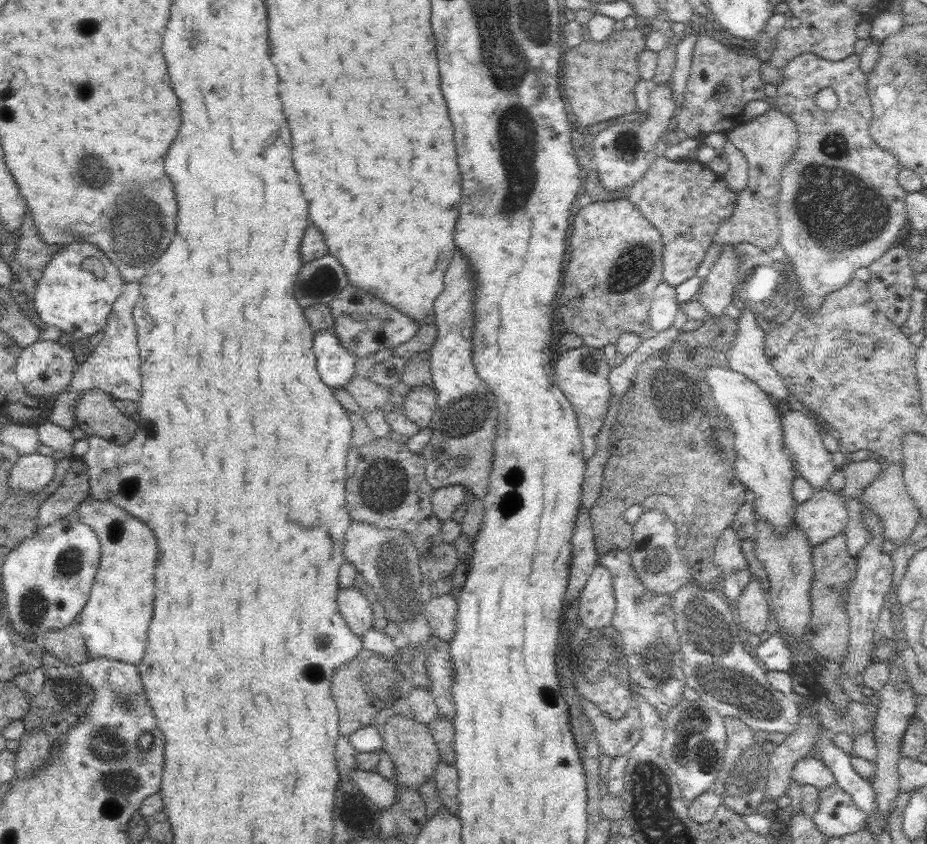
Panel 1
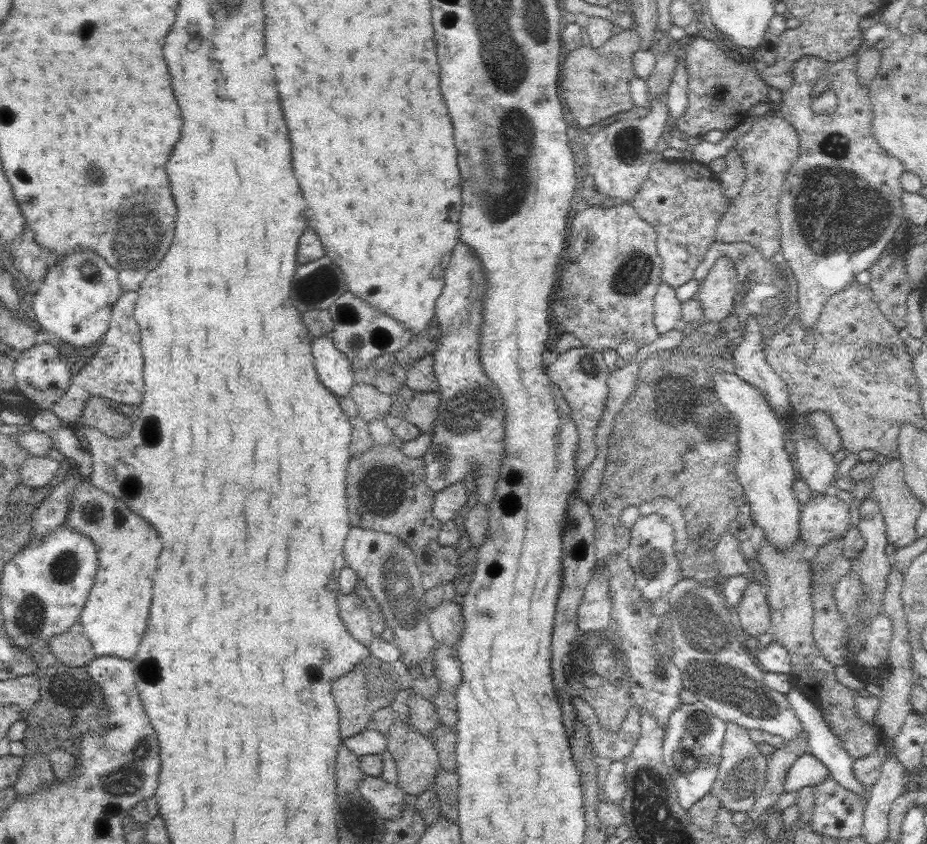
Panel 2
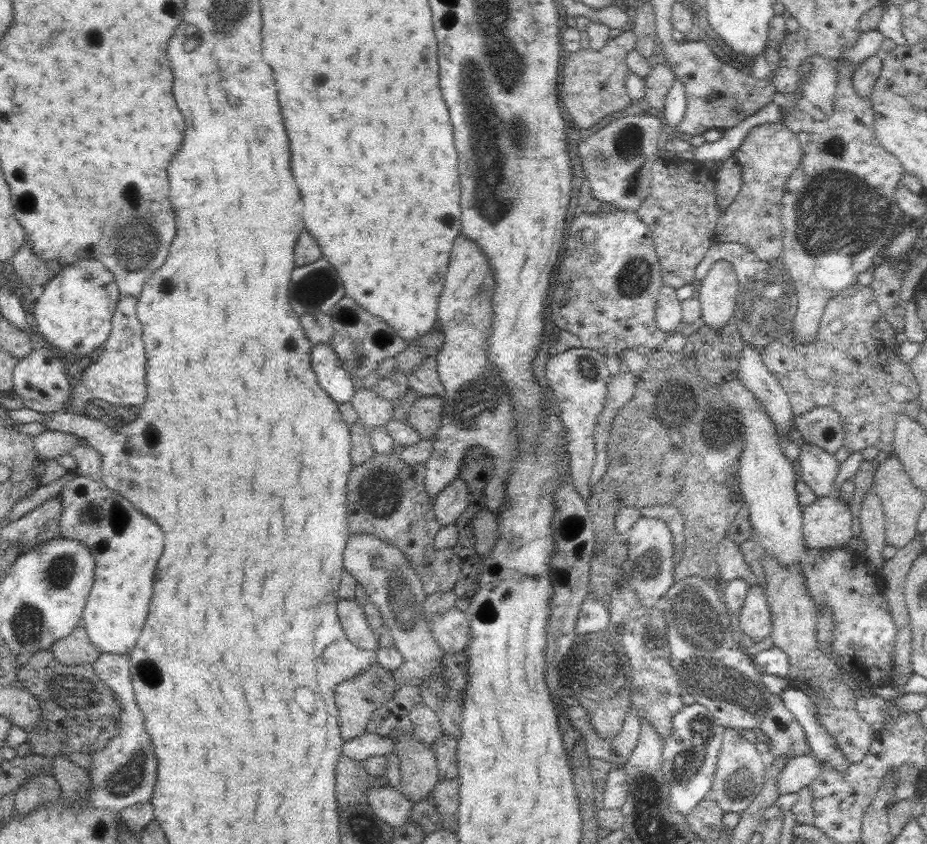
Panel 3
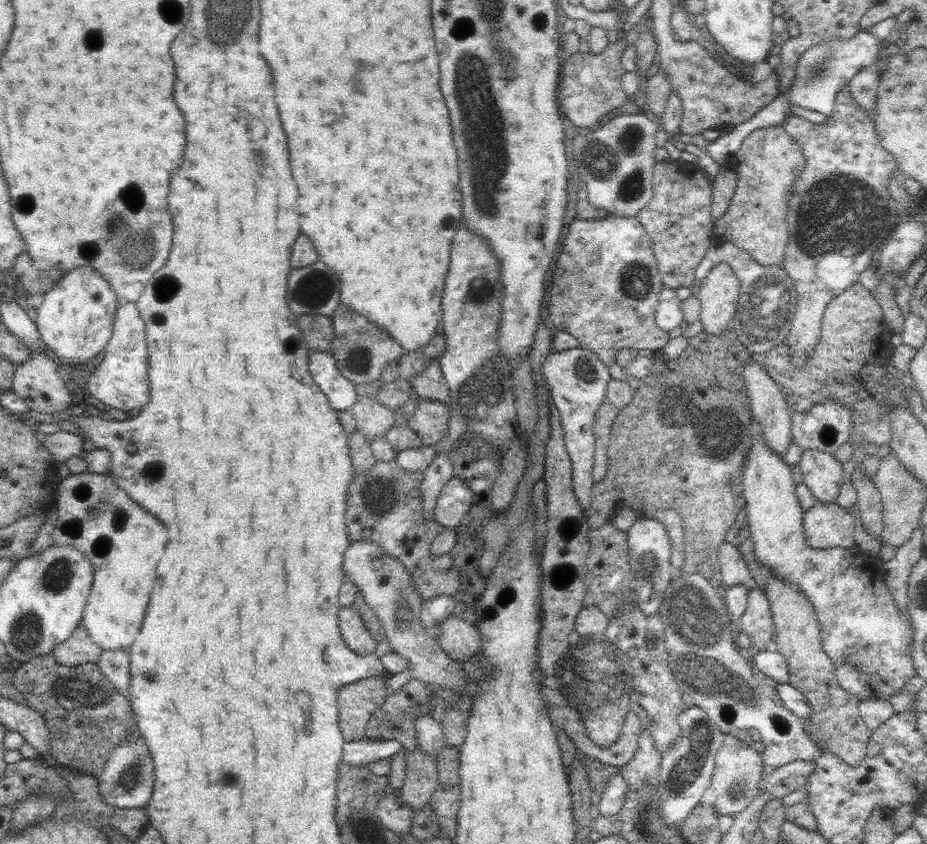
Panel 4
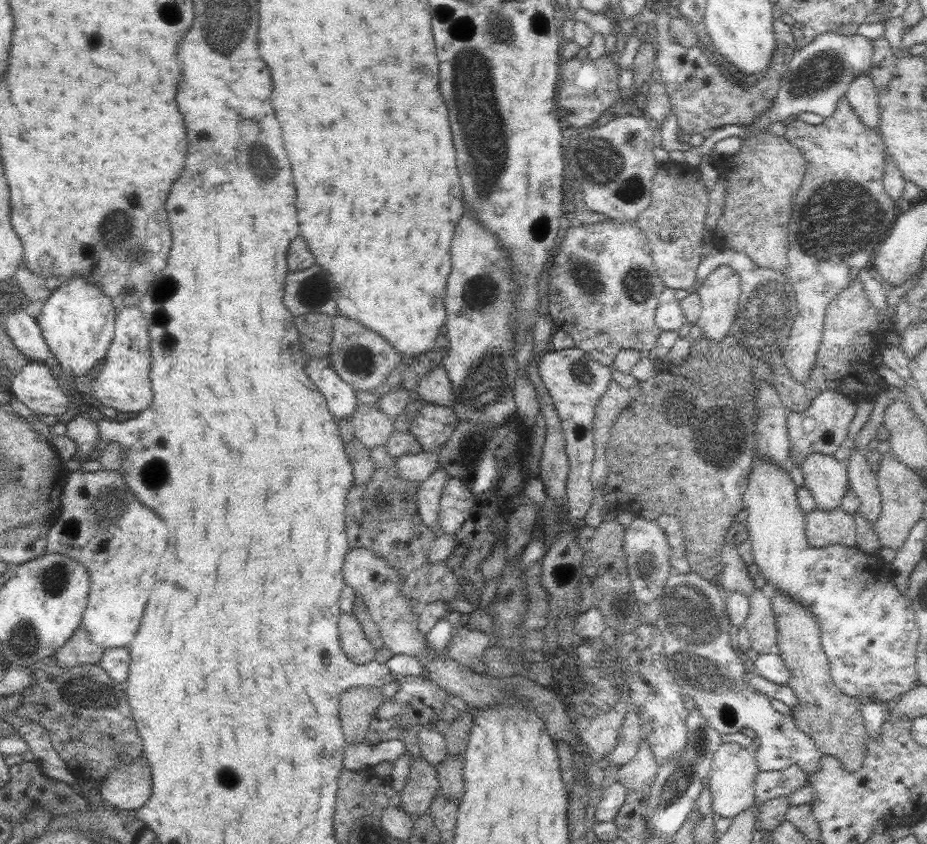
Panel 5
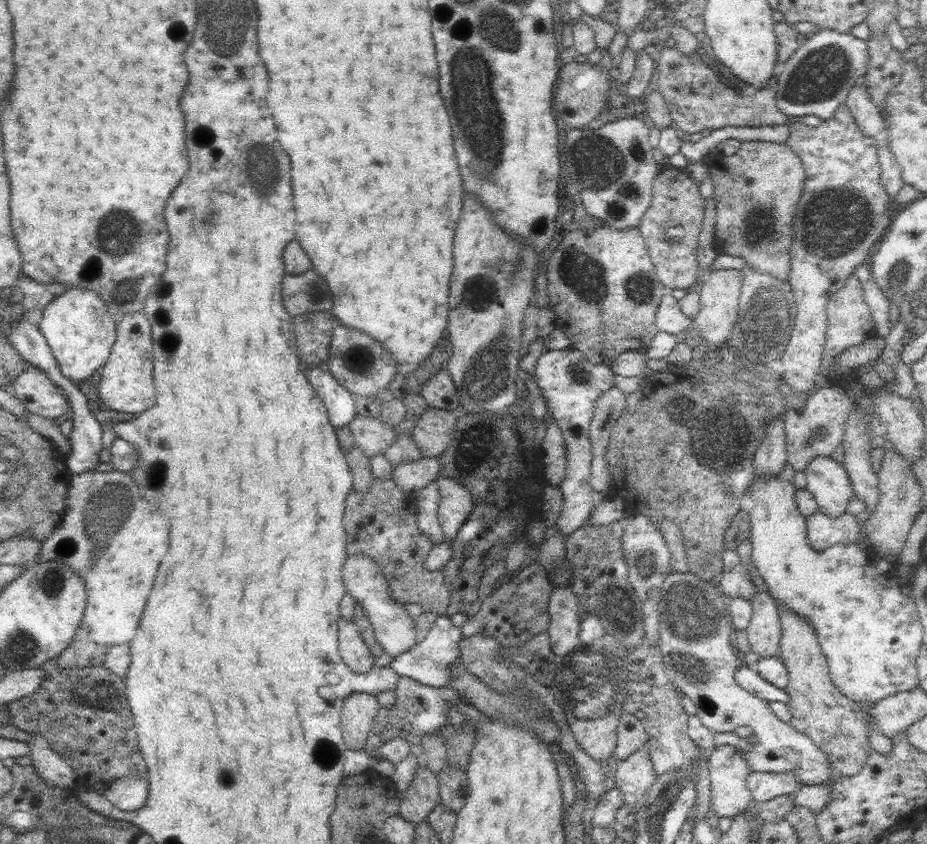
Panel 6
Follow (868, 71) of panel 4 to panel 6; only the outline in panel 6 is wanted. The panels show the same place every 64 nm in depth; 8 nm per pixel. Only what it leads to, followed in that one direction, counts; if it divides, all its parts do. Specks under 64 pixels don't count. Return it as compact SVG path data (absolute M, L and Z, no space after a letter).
M859 80L847 96L845 106L849 108L851 116L855 118L857 128L861 130L861 134L865 138L881 138L885 132L885 118L881 116L881 112L877 110L877 106L871 102L871 96L863 84L863 80Z

